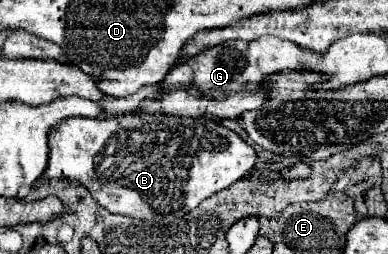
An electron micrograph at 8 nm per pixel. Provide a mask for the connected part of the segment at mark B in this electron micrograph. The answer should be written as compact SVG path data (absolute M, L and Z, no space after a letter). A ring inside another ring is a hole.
M120 114L120 118L108 116L108 118L96 118L96 120L92 120L92 118L68 118L68 120L62 120L56 128L50 130L48 148L50 148L48 164L46 164L44 174L42 174L44 180L60 178L60 180L70 180L70 182L80 182L82 186L88 188L92 198L102 208L106 208L108 212L122 214L122 216L132 216L132 218L138 218L138 220L156 220L156 222L162 222L162 224L168 224L168 222L174 222L174 220L186 216L202 200L210 198L212 194L216 194L216 192L220 192L220 190L224 190L228 186L232 186L234 182L244 178L256 166L256 150L250 144L246 144L236 132L224 128L220 122L214 122L212 118L206 118L206 116L204 118L182 118L182 116L164 116L164 114L140 114L140 116Z

